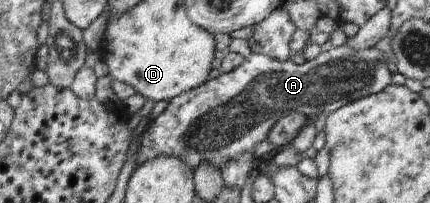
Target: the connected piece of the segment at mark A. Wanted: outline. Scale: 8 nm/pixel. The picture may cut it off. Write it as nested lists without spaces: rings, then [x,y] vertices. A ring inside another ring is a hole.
[[[347,44],[332,47],[329,52],[321,52],[314,60],[299,65],[253,54],[245,58],[237,69],[222,72],[217,78],[207,80],[199,87],[168,101],[165,110],[141,133],[136,167],[157,156],[169,156],[183,161],[193,171],[203,163],[221,169],[223,164],[240,155],[254,155],[255,145],[268,139],[269,132],[282,117],[290,113],[302,113],[309,119],[316,119],[321,113],[330,114],[348,103],[385,89],[391,84],[392,73],[387,68],[388,62],[381,61],[383,56],[383,52],[377,48],[354,50]]]

